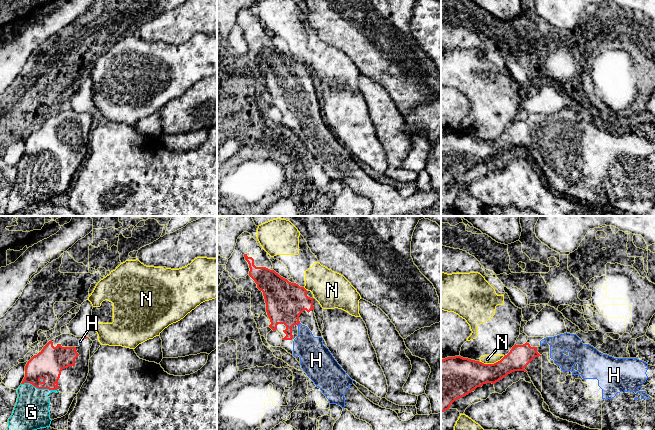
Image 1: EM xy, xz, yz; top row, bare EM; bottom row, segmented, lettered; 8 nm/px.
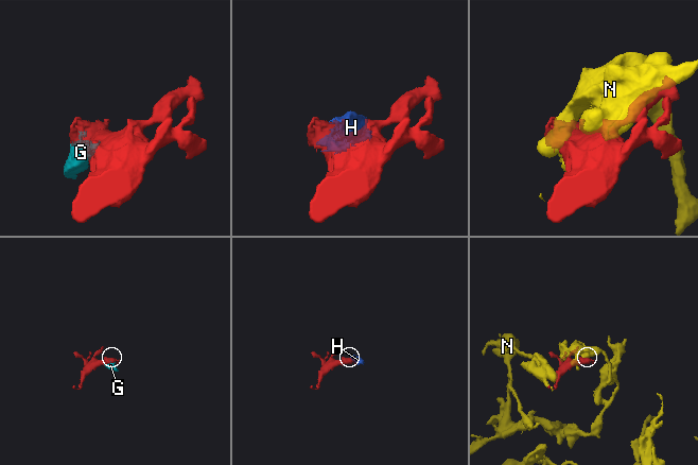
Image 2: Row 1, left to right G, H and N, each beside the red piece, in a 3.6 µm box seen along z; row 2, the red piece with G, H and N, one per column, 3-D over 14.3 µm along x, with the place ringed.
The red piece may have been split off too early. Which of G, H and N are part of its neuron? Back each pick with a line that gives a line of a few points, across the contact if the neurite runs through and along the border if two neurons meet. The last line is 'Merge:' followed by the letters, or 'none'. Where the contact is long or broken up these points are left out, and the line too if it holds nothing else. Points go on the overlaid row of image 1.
Merge: G, H

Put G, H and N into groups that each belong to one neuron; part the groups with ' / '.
G H / N

